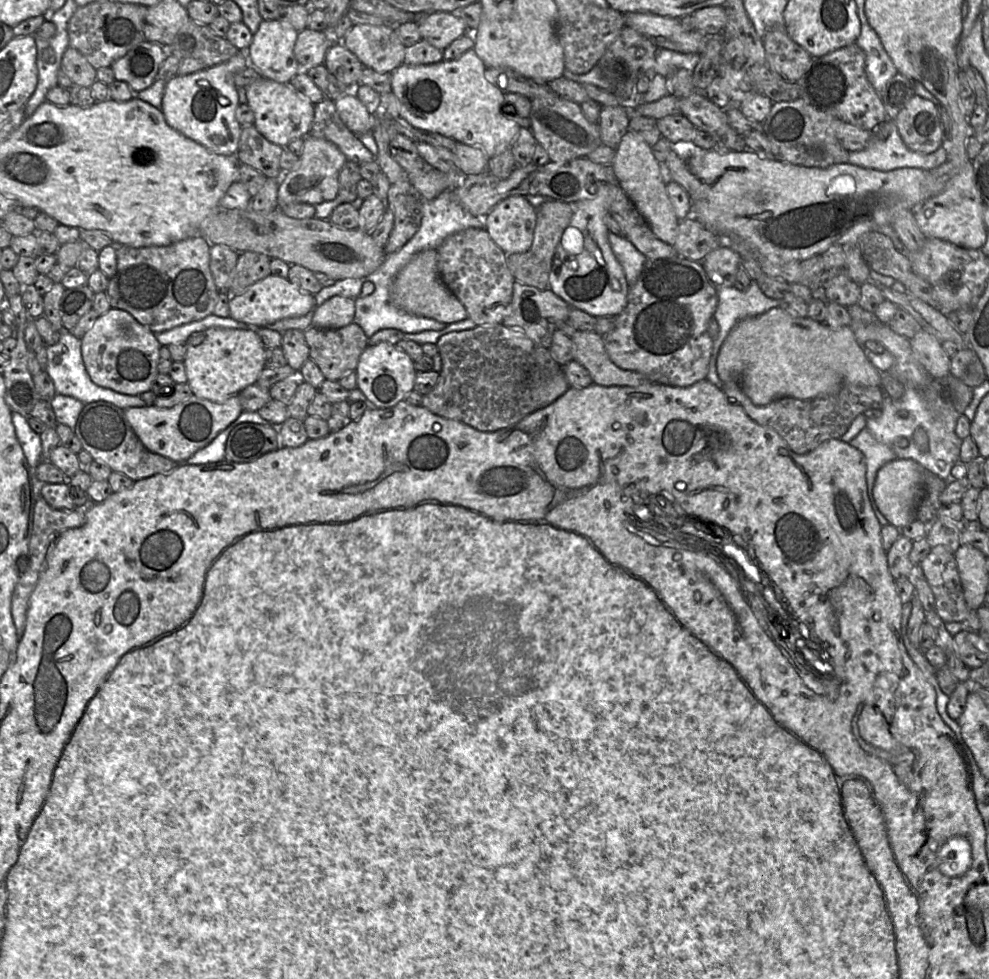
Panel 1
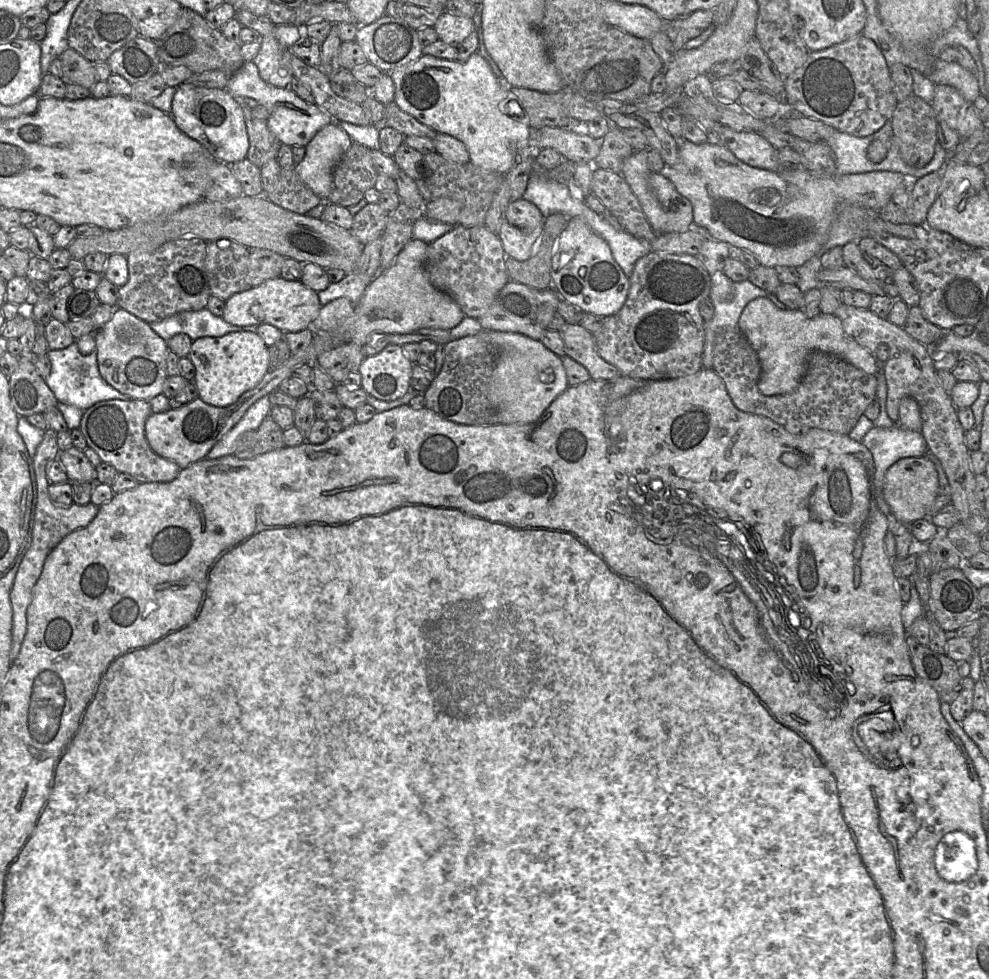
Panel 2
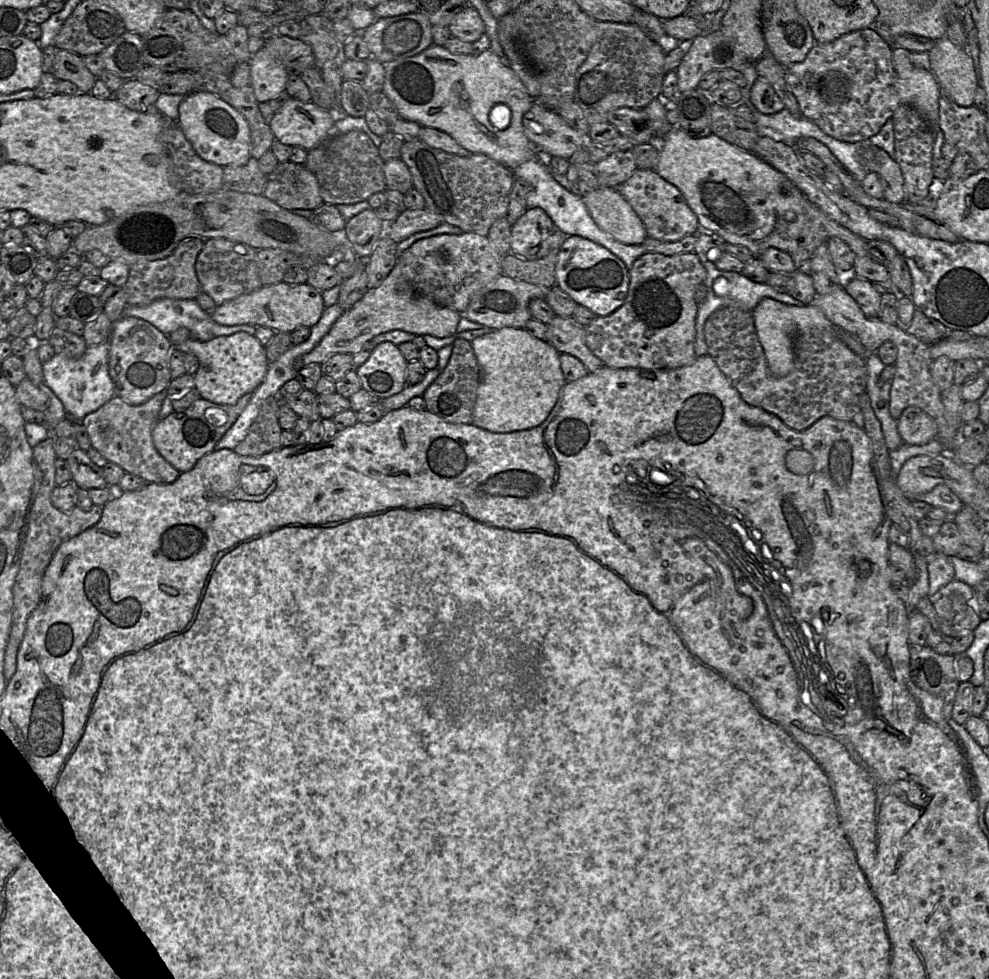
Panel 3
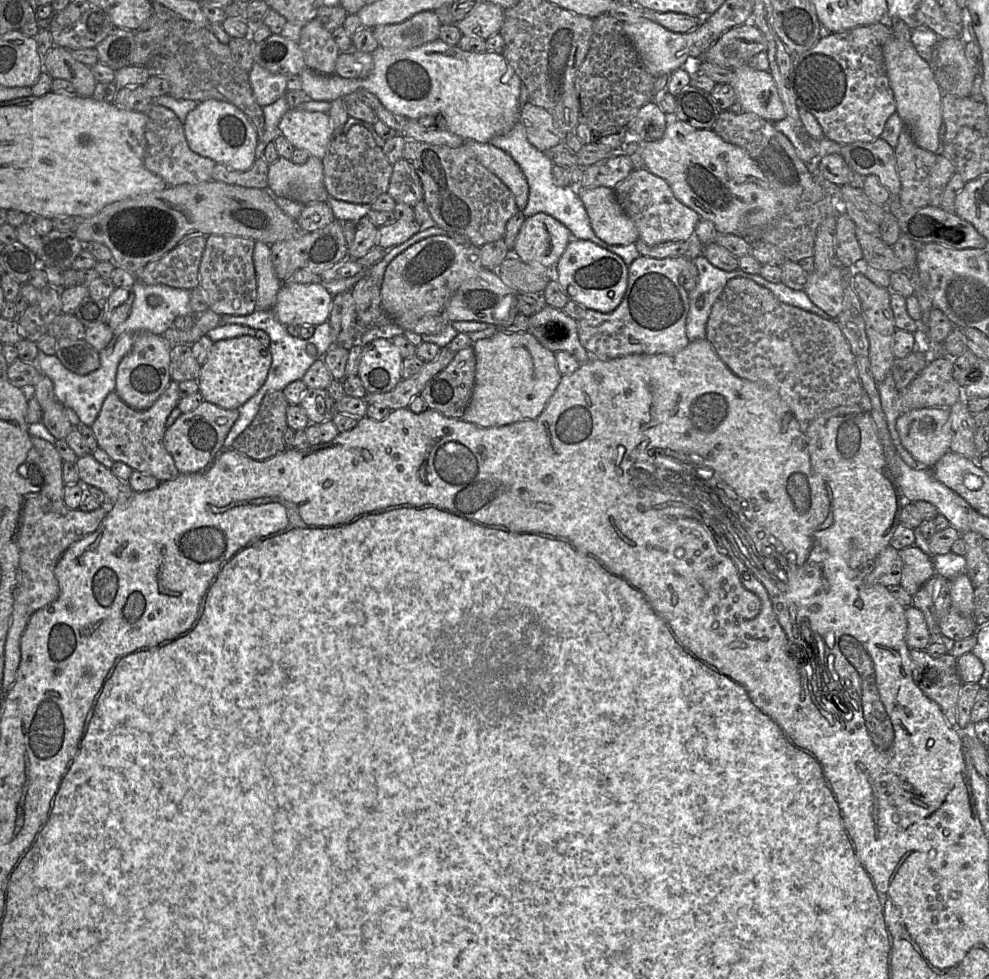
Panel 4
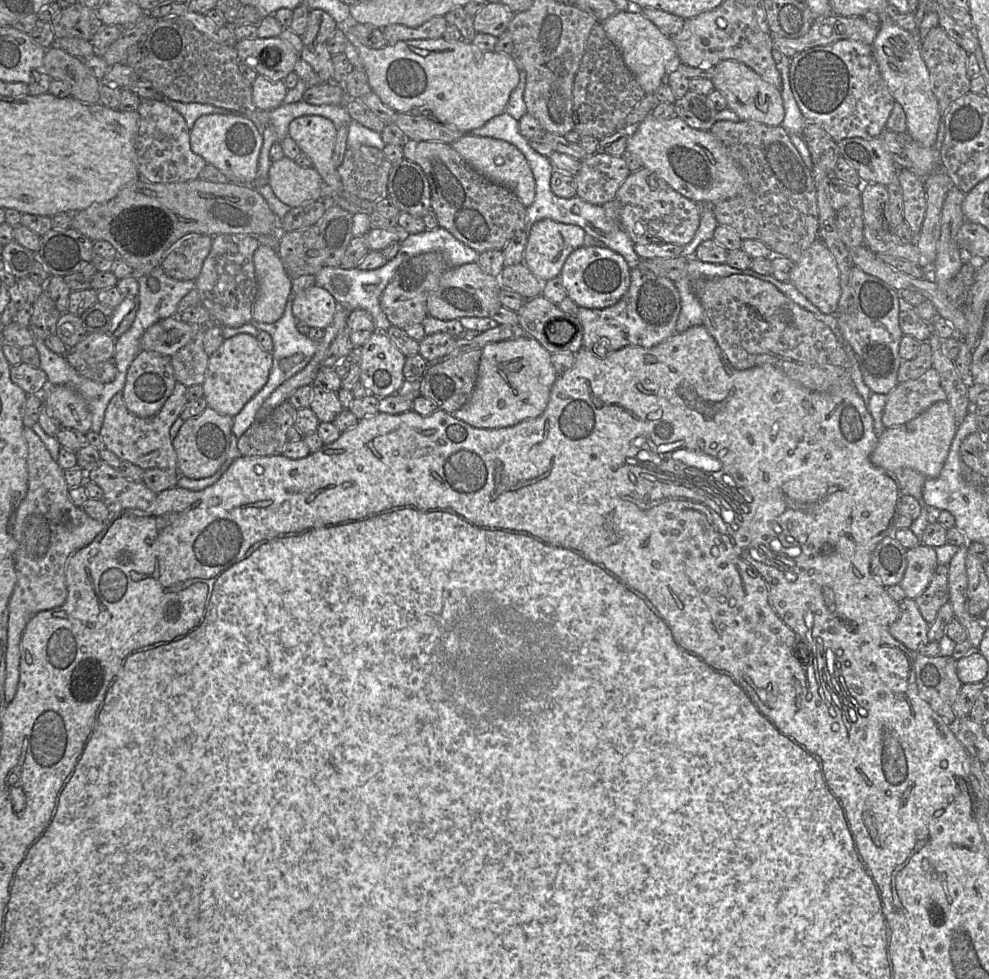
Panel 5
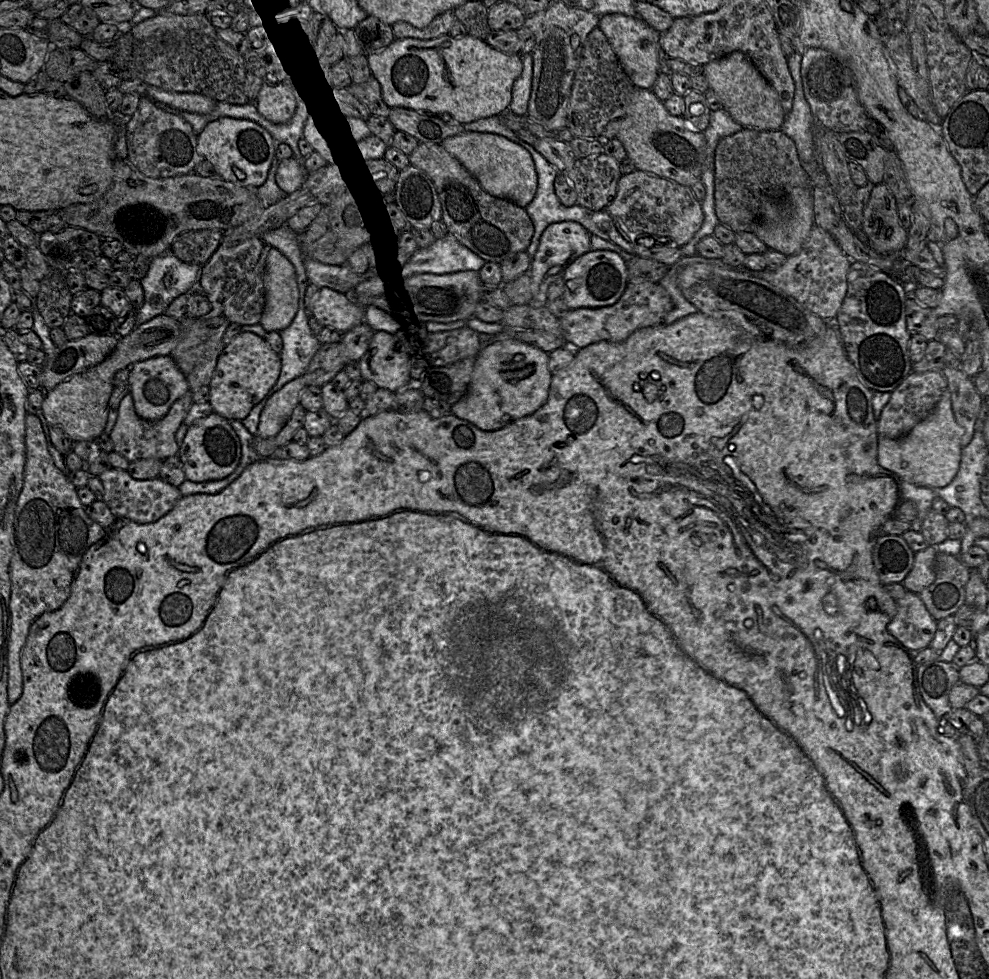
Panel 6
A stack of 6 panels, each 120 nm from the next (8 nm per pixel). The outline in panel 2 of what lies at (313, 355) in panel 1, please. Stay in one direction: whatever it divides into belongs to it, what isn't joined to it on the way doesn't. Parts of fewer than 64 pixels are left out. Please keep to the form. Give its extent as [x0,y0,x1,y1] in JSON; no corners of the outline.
[314,343,364,384]

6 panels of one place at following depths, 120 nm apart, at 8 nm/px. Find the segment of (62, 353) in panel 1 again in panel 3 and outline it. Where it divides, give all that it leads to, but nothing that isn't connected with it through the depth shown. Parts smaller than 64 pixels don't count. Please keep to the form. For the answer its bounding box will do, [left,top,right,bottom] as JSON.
[43,341,116,422]

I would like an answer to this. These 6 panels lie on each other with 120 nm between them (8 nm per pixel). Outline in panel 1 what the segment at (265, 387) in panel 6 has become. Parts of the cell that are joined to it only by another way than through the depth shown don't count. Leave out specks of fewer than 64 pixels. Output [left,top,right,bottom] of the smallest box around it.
[183,327,266,402]

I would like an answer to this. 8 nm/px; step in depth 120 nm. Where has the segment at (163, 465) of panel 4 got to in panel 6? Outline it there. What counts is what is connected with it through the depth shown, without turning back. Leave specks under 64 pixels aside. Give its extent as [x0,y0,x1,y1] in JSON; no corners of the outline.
[109,390,193,462]

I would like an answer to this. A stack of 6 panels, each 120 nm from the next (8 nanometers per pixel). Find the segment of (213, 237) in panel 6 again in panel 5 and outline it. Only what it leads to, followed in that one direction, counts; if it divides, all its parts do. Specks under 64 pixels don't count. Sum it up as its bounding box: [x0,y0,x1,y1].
[160,235,213,280]

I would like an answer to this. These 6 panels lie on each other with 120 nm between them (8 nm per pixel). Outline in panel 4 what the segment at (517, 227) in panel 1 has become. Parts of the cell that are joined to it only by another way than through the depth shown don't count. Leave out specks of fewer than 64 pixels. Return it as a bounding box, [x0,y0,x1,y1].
[511,213,570,269]

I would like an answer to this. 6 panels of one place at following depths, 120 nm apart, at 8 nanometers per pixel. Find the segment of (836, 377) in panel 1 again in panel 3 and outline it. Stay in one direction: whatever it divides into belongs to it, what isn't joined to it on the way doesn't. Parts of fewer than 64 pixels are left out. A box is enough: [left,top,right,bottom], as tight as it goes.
[752,298,872,377]

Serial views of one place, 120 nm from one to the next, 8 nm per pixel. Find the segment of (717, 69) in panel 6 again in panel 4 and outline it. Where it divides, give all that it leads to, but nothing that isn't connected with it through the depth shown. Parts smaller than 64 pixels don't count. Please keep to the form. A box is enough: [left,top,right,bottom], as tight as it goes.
[729,64,786,123]

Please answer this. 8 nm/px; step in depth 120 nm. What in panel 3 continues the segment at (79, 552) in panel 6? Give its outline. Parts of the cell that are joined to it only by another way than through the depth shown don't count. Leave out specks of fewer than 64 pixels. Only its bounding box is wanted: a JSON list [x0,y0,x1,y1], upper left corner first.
[4,435,103,682]

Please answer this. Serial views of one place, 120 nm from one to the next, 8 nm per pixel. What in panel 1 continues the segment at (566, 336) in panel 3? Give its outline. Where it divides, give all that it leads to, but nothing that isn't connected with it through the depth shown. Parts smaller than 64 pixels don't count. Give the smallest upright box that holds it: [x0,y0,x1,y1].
[571,330,649,387]

